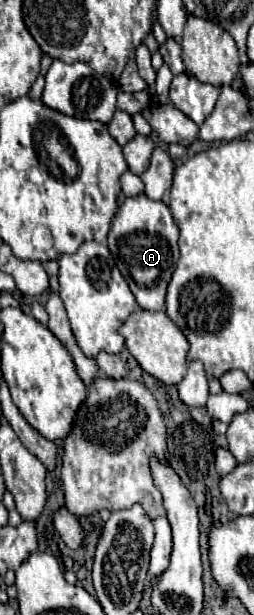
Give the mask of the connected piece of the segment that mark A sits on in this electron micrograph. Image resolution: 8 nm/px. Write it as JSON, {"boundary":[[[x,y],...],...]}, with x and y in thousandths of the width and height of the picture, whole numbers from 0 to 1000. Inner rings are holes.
{"boundary":[[[535,317],[504,320],[472,337],[449,366],[425,379],[425,405],[449,415],[457,434],[496,454],[535,493],[583,506],[646,506],[646,480],[677,441],[709,421],[701,408],[701,366],[638,327],[598,327],[583,320]]]}

